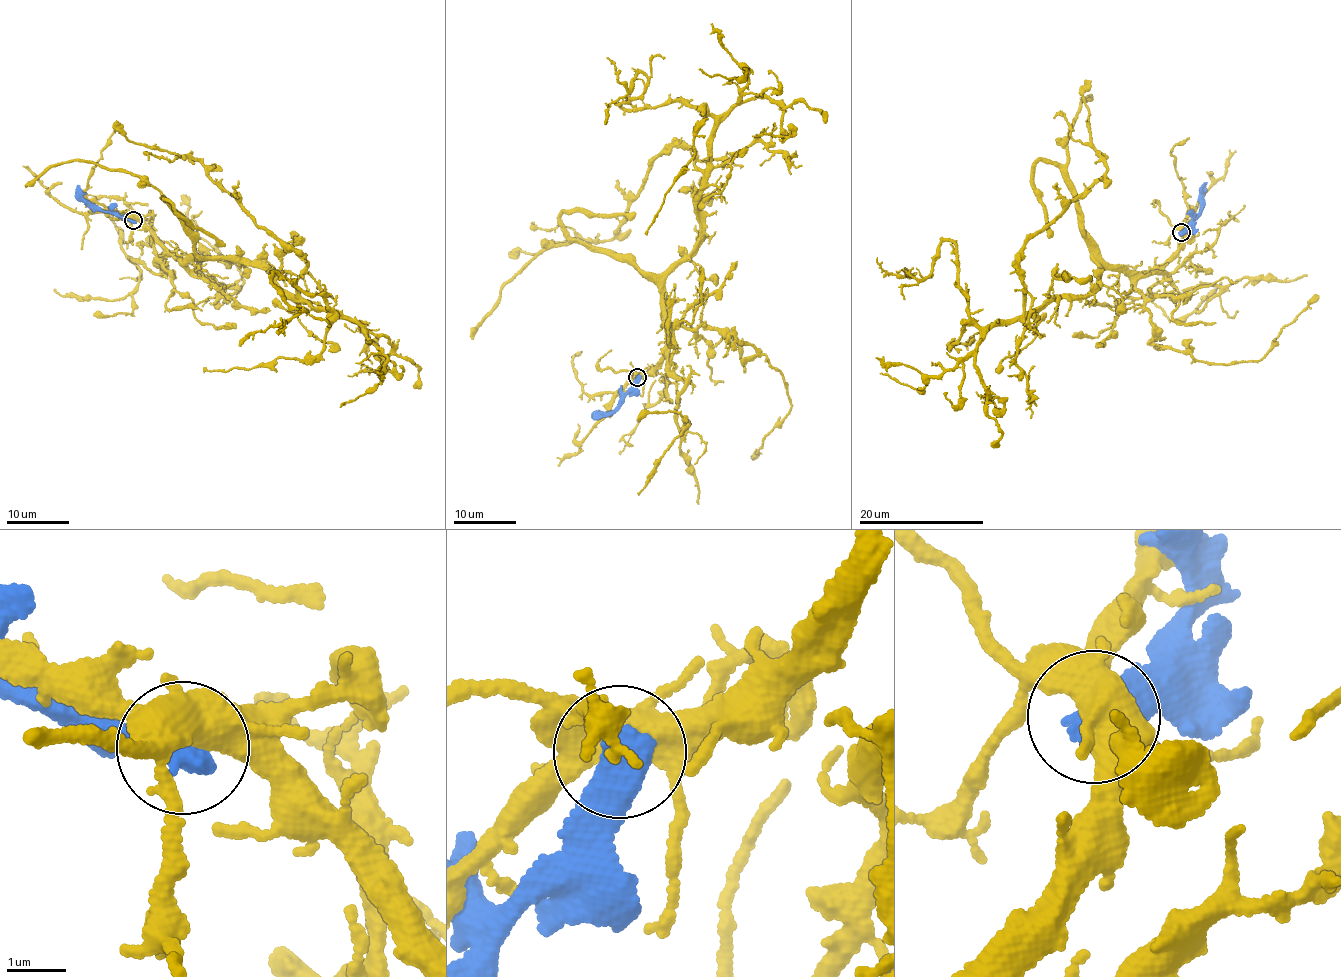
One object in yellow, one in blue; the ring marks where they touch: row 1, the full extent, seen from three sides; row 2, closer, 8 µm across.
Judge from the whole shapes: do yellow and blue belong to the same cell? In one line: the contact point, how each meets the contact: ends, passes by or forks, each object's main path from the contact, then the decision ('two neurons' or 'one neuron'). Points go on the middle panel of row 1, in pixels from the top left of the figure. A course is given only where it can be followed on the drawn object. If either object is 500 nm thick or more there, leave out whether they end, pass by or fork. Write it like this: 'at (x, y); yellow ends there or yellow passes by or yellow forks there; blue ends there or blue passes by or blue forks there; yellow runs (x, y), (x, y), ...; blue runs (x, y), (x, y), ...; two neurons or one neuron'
at (637, 377); yellow runs (638, 376), (664, 355), (666, 277), (700, 232), (694, 152), (654, 158), (614, 238), (511, 256); blue runs (637, 377), (634, 387), (618, 407), (593, 416); two neurons

